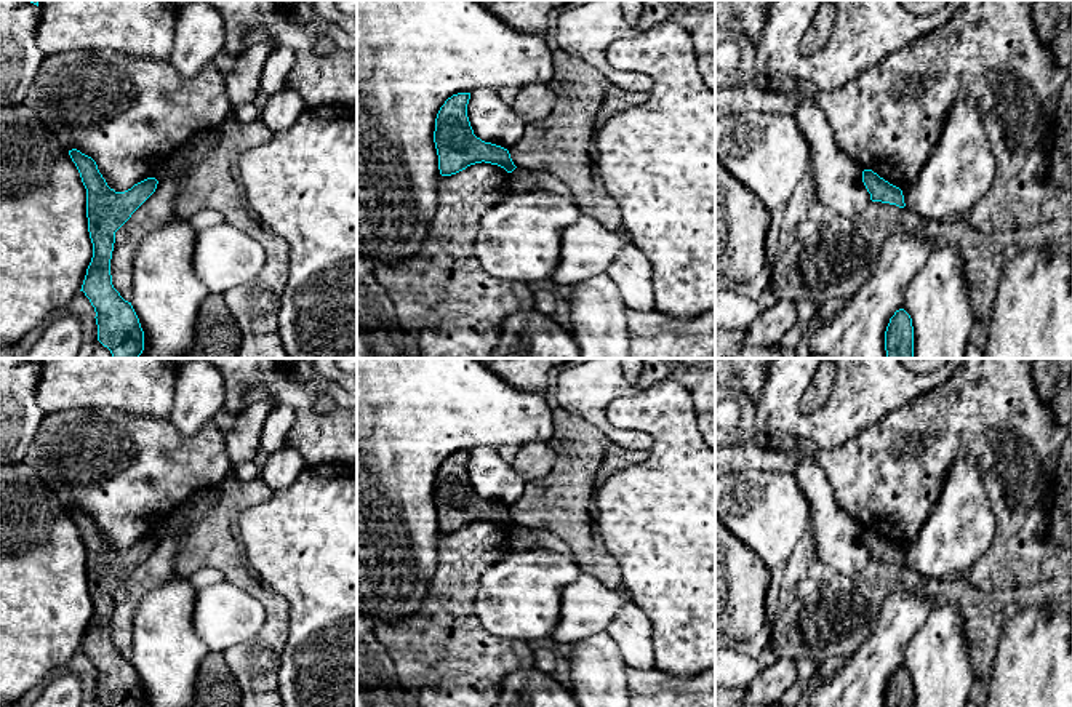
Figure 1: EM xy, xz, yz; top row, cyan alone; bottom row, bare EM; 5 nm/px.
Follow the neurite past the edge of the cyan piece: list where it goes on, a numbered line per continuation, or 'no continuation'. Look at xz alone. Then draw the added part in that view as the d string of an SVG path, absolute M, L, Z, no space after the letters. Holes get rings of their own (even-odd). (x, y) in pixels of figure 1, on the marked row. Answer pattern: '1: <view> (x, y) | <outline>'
no continuation

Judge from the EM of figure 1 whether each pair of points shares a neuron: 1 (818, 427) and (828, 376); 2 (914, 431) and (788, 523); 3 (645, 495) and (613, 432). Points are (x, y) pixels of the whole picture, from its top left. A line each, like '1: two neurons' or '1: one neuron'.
1: two neurons
2: two neurons
3: two neurons

